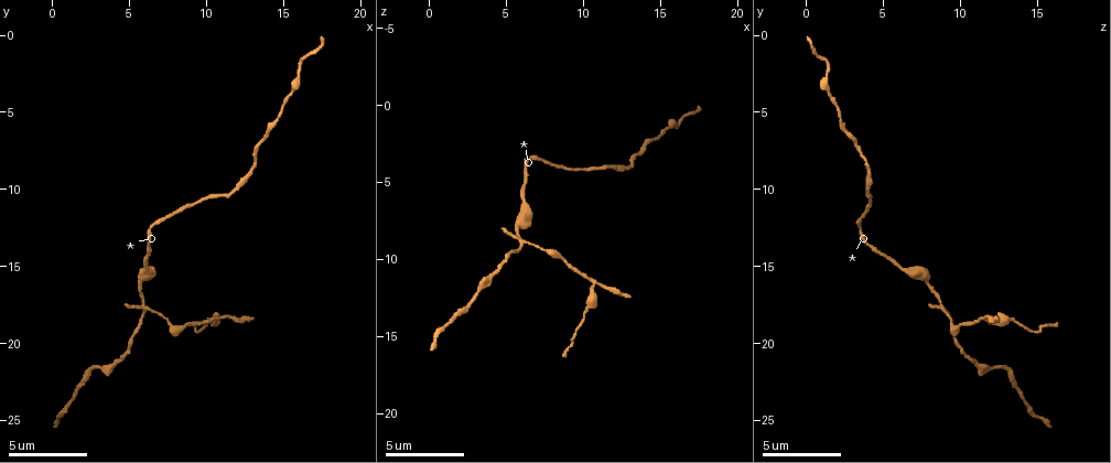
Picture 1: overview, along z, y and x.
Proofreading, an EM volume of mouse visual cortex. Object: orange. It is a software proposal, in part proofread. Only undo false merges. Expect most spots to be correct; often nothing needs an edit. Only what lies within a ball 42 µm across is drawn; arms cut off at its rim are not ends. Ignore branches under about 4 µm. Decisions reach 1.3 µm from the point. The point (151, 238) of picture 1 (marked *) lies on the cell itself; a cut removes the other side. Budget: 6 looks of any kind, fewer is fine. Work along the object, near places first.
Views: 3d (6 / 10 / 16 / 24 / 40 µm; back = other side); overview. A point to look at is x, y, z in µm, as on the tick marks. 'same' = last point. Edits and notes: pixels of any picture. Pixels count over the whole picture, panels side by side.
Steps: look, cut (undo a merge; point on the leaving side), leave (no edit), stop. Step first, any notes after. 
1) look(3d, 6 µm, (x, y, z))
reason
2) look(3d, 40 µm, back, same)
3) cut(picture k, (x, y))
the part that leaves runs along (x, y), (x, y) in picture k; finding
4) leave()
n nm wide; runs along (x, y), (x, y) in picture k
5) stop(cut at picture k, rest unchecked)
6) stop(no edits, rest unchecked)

look(3d, 6 µm, (2.8, 21.6, 12.6))
thin neck

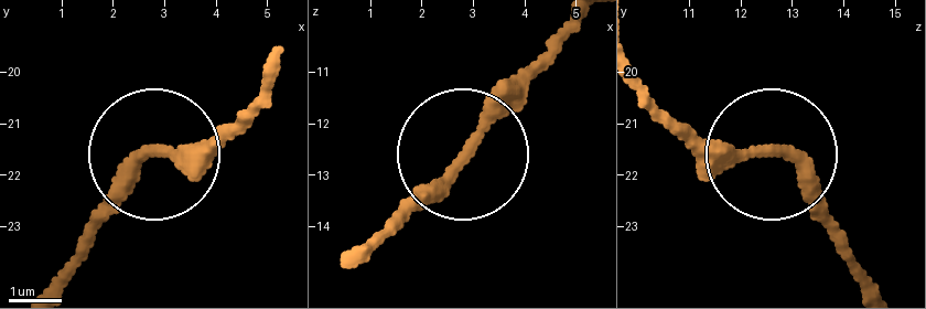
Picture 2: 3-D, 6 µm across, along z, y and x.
leave()
all the same cell

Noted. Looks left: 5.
look(3d, 6 µm, (6.0, 17.8, 8.8))
four or more arms meet

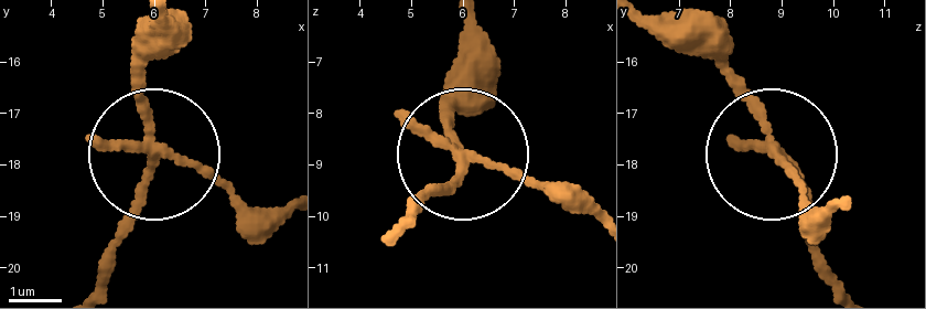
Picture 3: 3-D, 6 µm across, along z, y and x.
cut(picture 3, (224, 183))
4 arms; the part that leaves runs along (165, 153), (280, 206) in picture 3; a second cell is stuck on

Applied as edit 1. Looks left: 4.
look(overview)

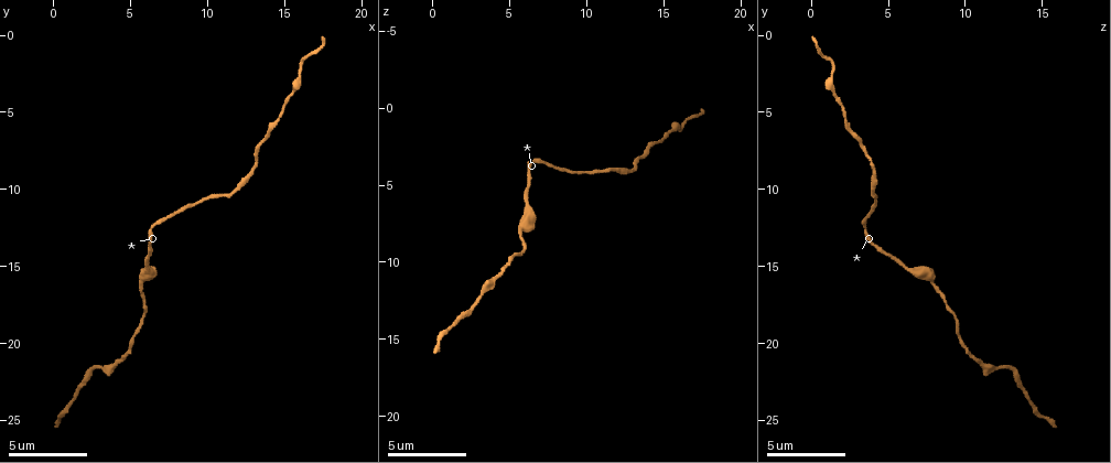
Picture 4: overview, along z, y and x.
look(3d, 10 µm, (14.4, 6.0, 2.2))
calibre changes

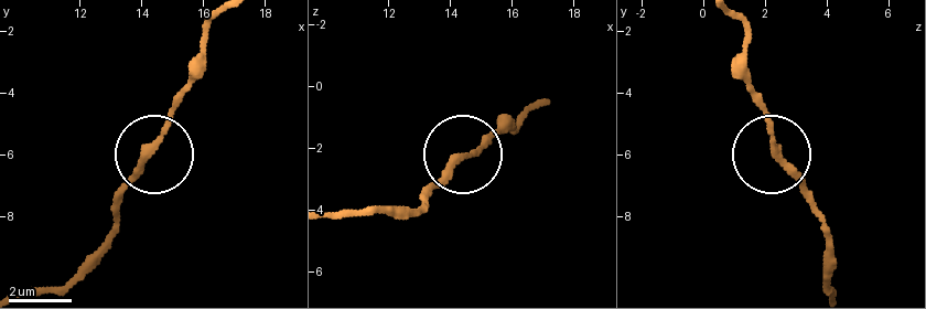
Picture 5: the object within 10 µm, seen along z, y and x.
leave()
220 nm wide; runs along (57, 286), (97, 249), (115, 194), (204, 70) in picture 5; all the same cell

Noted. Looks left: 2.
stop(cut at picture 3, rest unchecked)

